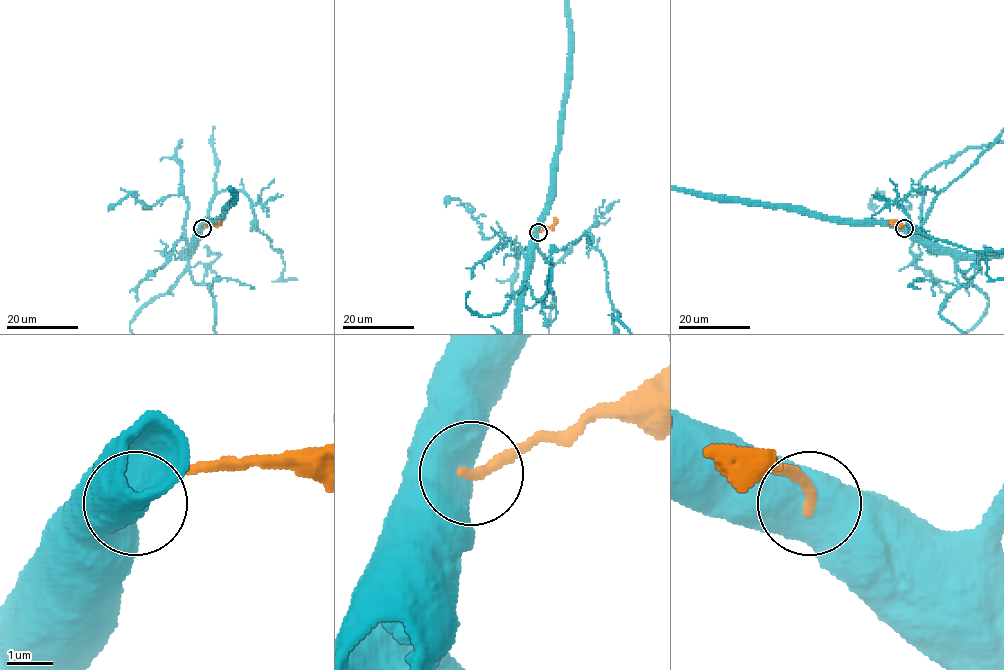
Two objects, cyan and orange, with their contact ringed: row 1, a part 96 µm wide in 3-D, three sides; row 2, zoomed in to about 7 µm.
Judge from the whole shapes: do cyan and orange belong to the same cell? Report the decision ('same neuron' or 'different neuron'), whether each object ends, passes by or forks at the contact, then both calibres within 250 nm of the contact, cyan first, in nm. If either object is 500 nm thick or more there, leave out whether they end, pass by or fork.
different neuron; 800 nm thick on the cyan side, 240 nm on the other

